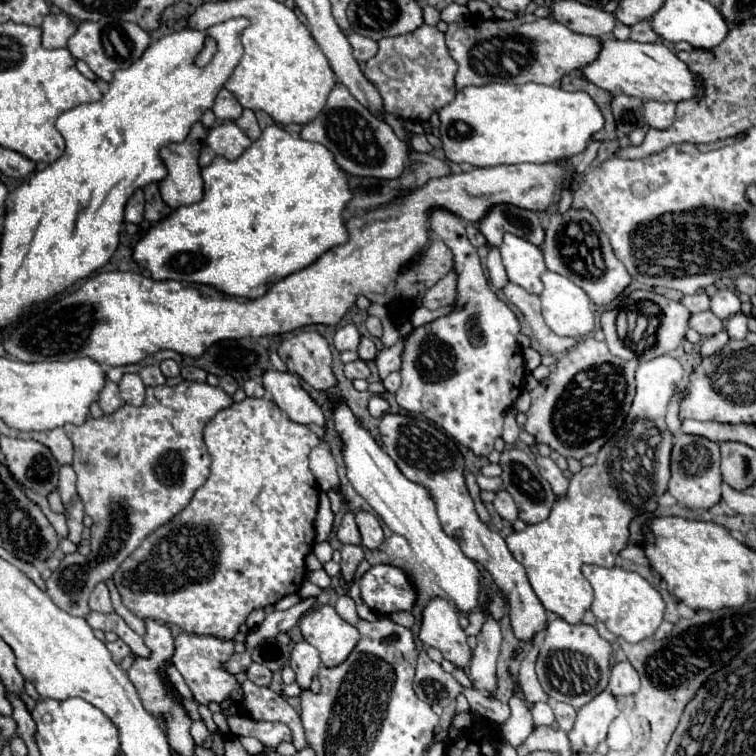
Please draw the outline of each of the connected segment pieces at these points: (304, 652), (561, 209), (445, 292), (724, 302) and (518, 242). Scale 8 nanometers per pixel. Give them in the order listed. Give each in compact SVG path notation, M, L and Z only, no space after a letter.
M300 640L294 644L292 656L290 656L290 668L296 672L296 682L300 684L302 690L308 690L320 666L322 666L320 654L314 646L310 646L306 640Z
M568 188L561 191L560 200L557 204L556 212L558 214L564 214L571 207L573 201L574 189Z
M452 270L450 274L446 274L446 278L442 278L436 286L432 286L424 298L422 298L422 306L428 310L436 310L440 306L450 306L456 298L456 272Z
M718 290L712 296L712 304L710 310L720 318L720 320L728 320L730 316L740 312L740 300L732 290Z
M506 234L500 246L500 252L502 252L504 268L508 272L510 282L522 286L532 294L542 294L544 286L540 276L546 270L542 250L532 242L526 242L524 238Z

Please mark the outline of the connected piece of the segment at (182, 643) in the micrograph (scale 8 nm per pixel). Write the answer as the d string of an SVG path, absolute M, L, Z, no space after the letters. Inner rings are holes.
M180 634L176 636L176 652L174 652L174 666L184 676L188 688L192 690L194 698L200 704L208 702L222 702L226 698L242 700L242 688L232 674L228 674L222 664L234 654L234 644L230 640L220 640L214 636L196 636L196 634Z

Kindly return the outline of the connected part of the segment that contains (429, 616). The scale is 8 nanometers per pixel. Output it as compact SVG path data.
M430 598L422 610L422 626L418 638L432 648L438 648L446 660L466 670L472 650L466 634L458 624L458 612L446 598Z

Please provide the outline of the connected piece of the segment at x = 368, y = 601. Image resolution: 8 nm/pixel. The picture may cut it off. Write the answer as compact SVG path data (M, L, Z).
M372 566L358 580L358 586L362 602L382 616L400 610L412 610L416 602L414 586L406 578L404 570L396 566Z

